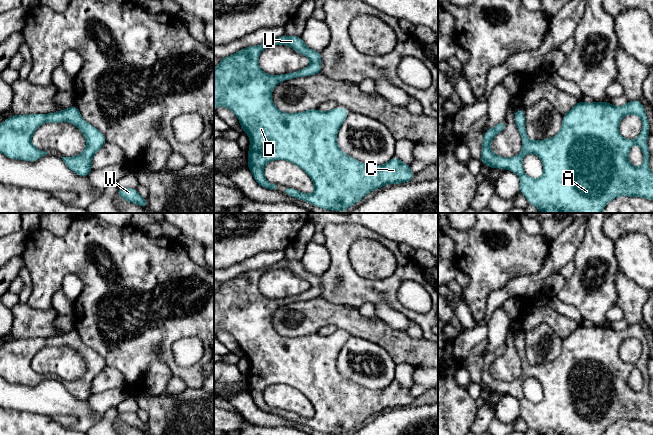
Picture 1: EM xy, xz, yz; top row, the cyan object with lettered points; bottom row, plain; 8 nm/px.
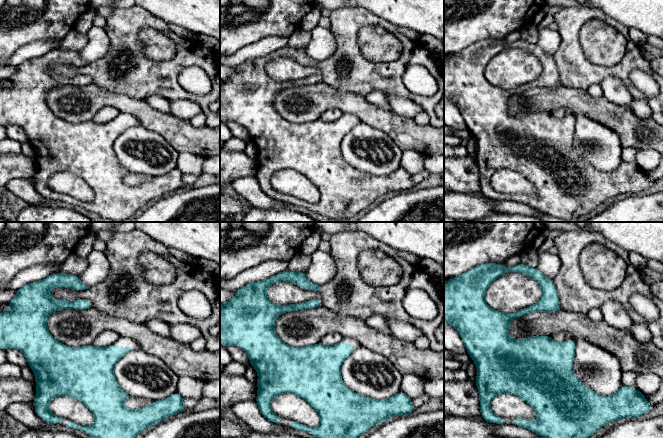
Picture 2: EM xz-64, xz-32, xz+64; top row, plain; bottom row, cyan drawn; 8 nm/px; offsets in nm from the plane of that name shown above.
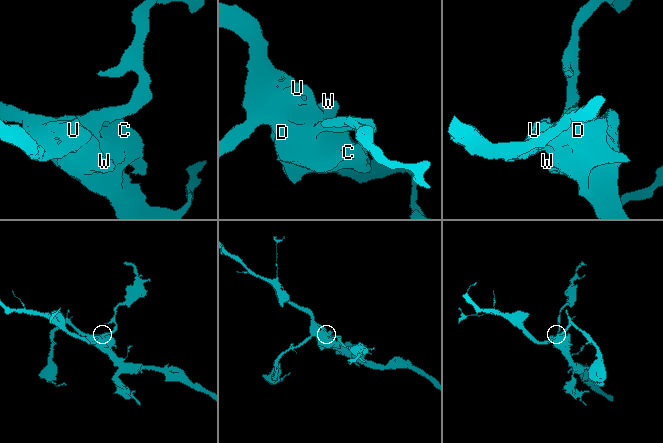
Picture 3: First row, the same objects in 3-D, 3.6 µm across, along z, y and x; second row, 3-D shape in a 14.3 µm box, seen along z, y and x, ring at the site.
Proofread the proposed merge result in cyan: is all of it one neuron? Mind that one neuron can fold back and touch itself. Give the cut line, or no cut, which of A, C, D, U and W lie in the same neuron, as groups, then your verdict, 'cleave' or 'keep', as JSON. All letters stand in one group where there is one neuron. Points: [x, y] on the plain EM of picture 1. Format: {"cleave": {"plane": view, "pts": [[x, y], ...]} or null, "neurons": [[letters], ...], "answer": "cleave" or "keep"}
{"cleave": null, "neurons": [["A", "C", "D", "U", "W"]], "answer": "keep"}

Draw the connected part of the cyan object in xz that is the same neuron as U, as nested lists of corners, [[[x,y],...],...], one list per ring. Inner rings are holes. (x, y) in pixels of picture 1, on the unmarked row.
[[[283,259],[275,264],[260,269],[249,270],[241,273],[231,280],[220,282],[219,289],[214,292],[214,334],[219,330],[230,333],[238,342],[242,355],[250,362],[248,374],[247,391],[250,393],[255,405],[263,412],[274,414],[277,409],[271,408],[265,403],[264,391],[273,384],[286,384],[300,391],[313,405],[314,415],[311,418],[302,417],[296,413],[284,411],[283,416],[299,424],[309,426],[314,430],[331,435],[345,435],[356,426],[363,423],[368,417],[379,413],[387,408],[406,407],[415,400],[410,394],[410,389],[402,386],[396,381],[391,382],[387,387],[380,390],[370,390],[353,383],[344,377],[336,365],[337,357],[348,340],[346,332],[333,332],[327,336],[321,336],[317,332],[298,337],[285,337],[280,335],[272,325],[272,315],[274,311],[283,305],[321,298],[321,277],[308,272],[303,263],[298,260]],[[289,269],[294,275],[300,277],[311,284],[311,288],[296,296],[270,299],[264,297],[258,288],[260,277],[271,270]]]

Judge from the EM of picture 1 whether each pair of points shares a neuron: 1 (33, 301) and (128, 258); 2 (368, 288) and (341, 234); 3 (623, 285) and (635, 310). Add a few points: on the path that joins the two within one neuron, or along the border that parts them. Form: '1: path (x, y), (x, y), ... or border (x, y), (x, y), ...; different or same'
1: path (52, 276), (86, 242), (95, 240), (103, 245); same
2: path (353, 279), (341, 267), (341, 249); same
3: path (628, 291), (631, 296), (631, 304); same

